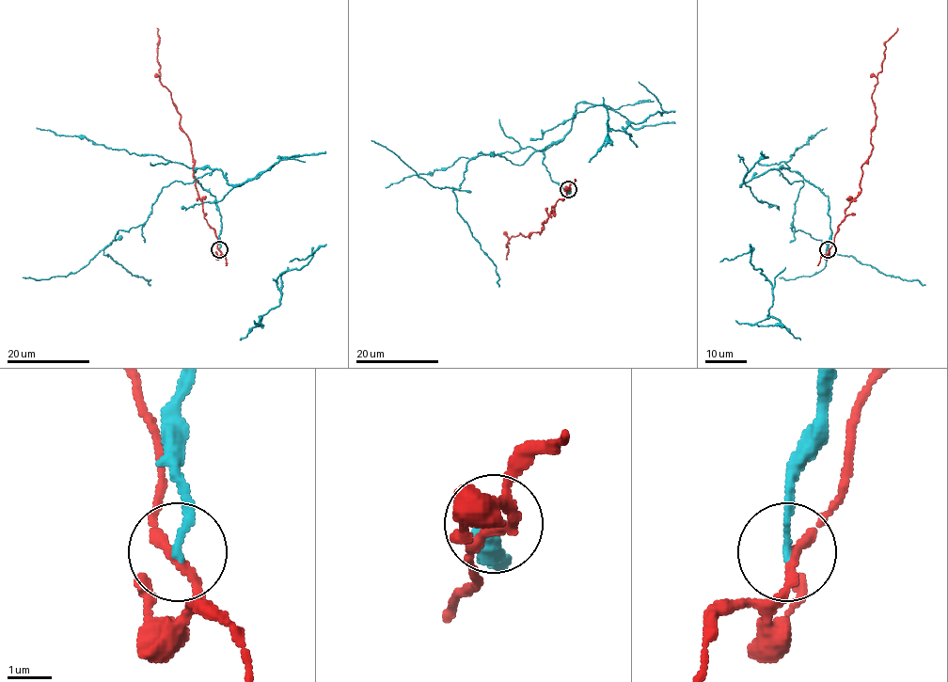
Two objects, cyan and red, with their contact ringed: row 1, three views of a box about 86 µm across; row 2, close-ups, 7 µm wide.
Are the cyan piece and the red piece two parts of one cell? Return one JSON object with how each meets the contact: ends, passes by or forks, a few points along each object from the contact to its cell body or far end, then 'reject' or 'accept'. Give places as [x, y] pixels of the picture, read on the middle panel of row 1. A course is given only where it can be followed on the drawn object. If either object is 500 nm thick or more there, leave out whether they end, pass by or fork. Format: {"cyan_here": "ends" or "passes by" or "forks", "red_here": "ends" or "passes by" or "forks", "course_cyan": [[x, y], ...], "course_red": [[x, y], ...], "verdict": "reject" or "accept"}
{"cyan_here": "ends", "red_here": "passes by", "course_cyan": [[568, 189], [543, 164], [560, 140], [520, 165], [491, 153], [466, 164], [452, 191], [457, 213], [498, 286]], "course_red": [[568, 190], [552, 207], [540, 233], [532, 232], [529, 238], [520, 233], [509, 239], [506, 260]], "verdict": "reject"}

